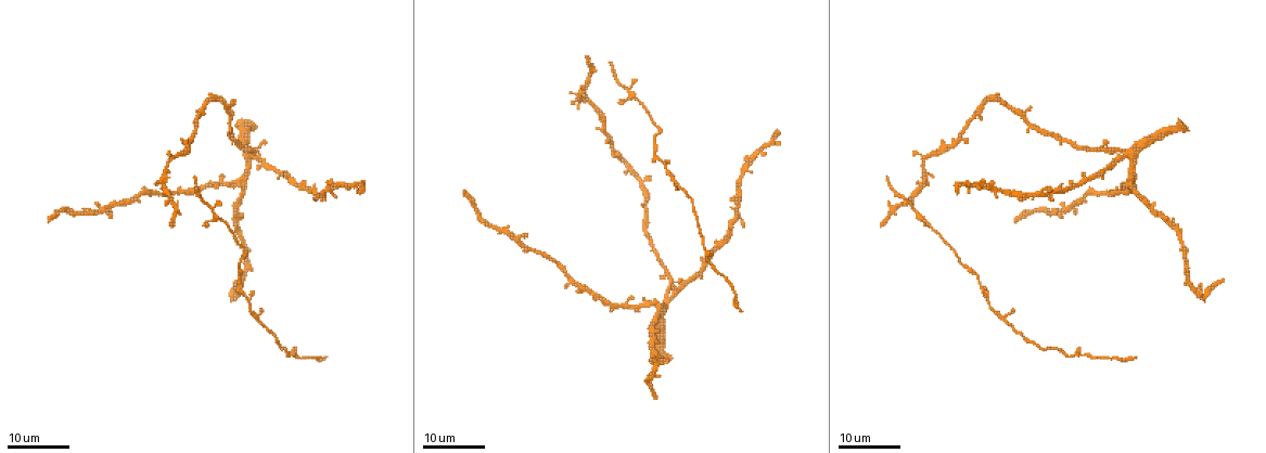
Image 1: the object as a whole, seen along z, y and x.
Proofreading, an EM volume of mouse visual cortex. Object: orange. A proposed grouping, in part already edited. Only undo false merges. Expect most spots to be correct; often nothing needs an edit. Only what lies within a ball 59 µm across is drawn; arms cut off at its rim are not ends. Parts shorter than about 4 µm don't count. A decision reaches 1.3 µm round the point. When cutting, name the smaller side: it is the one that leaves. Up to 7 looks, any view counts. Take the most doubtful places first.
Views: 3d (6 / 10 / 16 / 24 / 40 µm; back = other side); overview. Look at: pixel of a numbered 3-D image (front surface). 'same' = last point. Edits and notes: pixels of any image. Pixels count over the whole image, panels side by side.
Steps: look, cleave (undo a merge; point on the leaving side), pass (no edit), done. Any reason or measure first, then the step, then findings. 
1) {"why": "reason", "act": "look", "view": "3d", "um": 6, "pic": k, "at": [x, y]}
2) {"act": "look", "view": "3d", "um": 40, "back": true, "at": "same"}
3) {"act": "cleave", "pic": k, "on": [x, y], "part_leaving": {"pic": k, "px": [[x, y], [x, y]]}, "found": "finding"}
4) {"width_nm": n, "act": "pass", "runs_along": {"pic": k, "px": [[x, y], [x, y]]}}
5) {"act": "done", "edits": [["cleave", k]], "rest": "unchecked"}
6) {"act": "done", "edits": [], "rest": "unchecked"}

{"why": "sudden change in width", "act": "look", "view": "3d", "um": 16, "pic": 1, "at": [913, 207]}

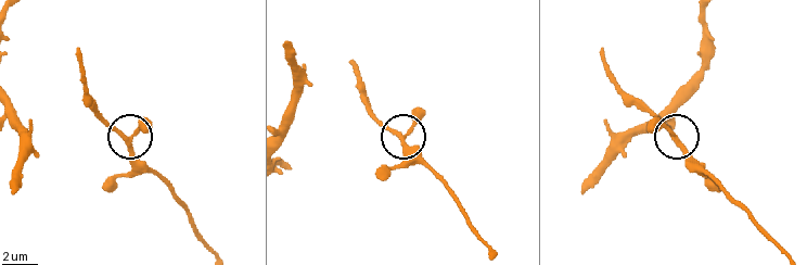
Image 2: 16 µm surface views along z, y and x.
{"act": "look", "view": "3d", "um": 10, "pic": 2, "at": [397, 135]}

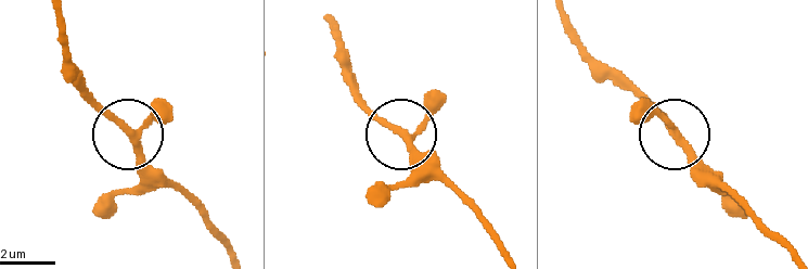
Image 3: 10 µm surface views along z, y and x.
{"arms": 3, "act": "pass", "found": "continuous, no second neuron"}

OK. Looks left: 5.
{"why": "side arm on a straight run", "act": "look", "view": "3d", "um": 16, "pic": 1, "at": [662, 160]}

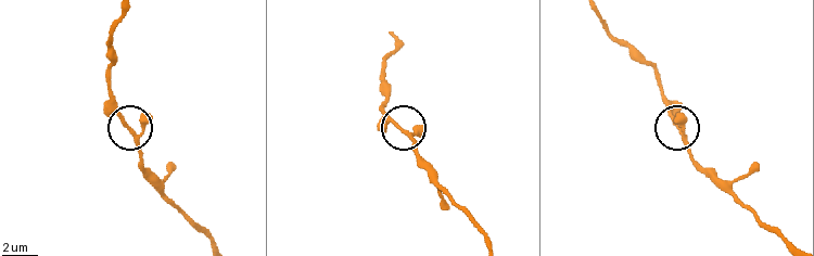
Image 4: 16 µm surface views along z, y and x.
{"act": "look", "view": "3d", "um": 10, "pic": 4, "at": [676, 124]}

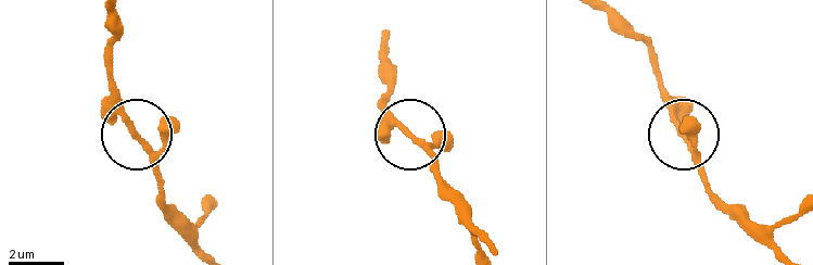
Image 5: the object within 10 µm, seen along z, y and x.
{"act": "pass", "runs_along": {"pic": 5, "px": [[114, 17], [114, 95], [163, 190]]}, "found": "all the same neuron"}

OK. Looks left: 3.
{"act": "look", "view": "3d", "um": 24, "pic": 1, "at": [673, 180]}

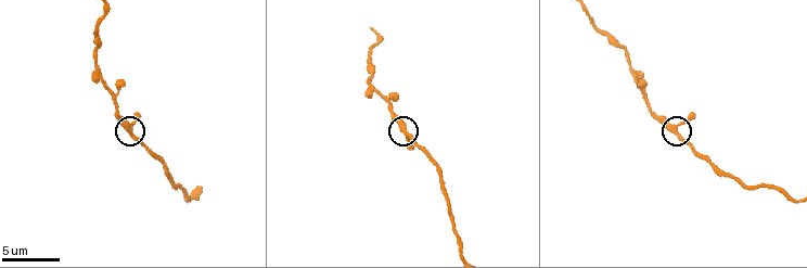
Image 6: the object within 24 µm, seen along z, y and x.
{"act": "look", "view": "3d", "um": 10, "pic": 6, "at": [403, 131]}

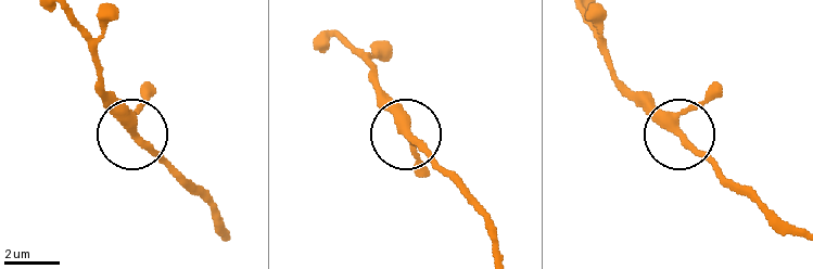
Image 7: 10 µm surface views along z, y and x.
{"width_nm": 290, "act": "pass", "found": "all the same neuron"}

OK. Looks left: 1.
{"act": "done", "edits": [], "rest": "unchecked"}

